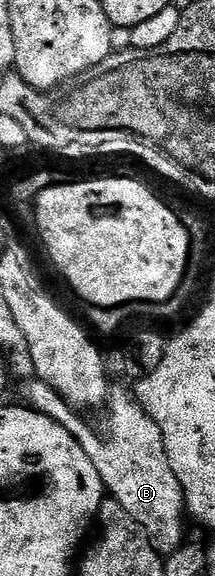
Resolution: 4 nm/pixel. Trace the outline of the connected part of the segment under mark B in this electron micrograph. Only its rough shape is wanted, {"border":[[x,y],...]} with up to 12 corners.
{"border":[[47,382],[24,403],[59,422],[162,557],[186,543],[163,430],[110,391],[105,433]]}

